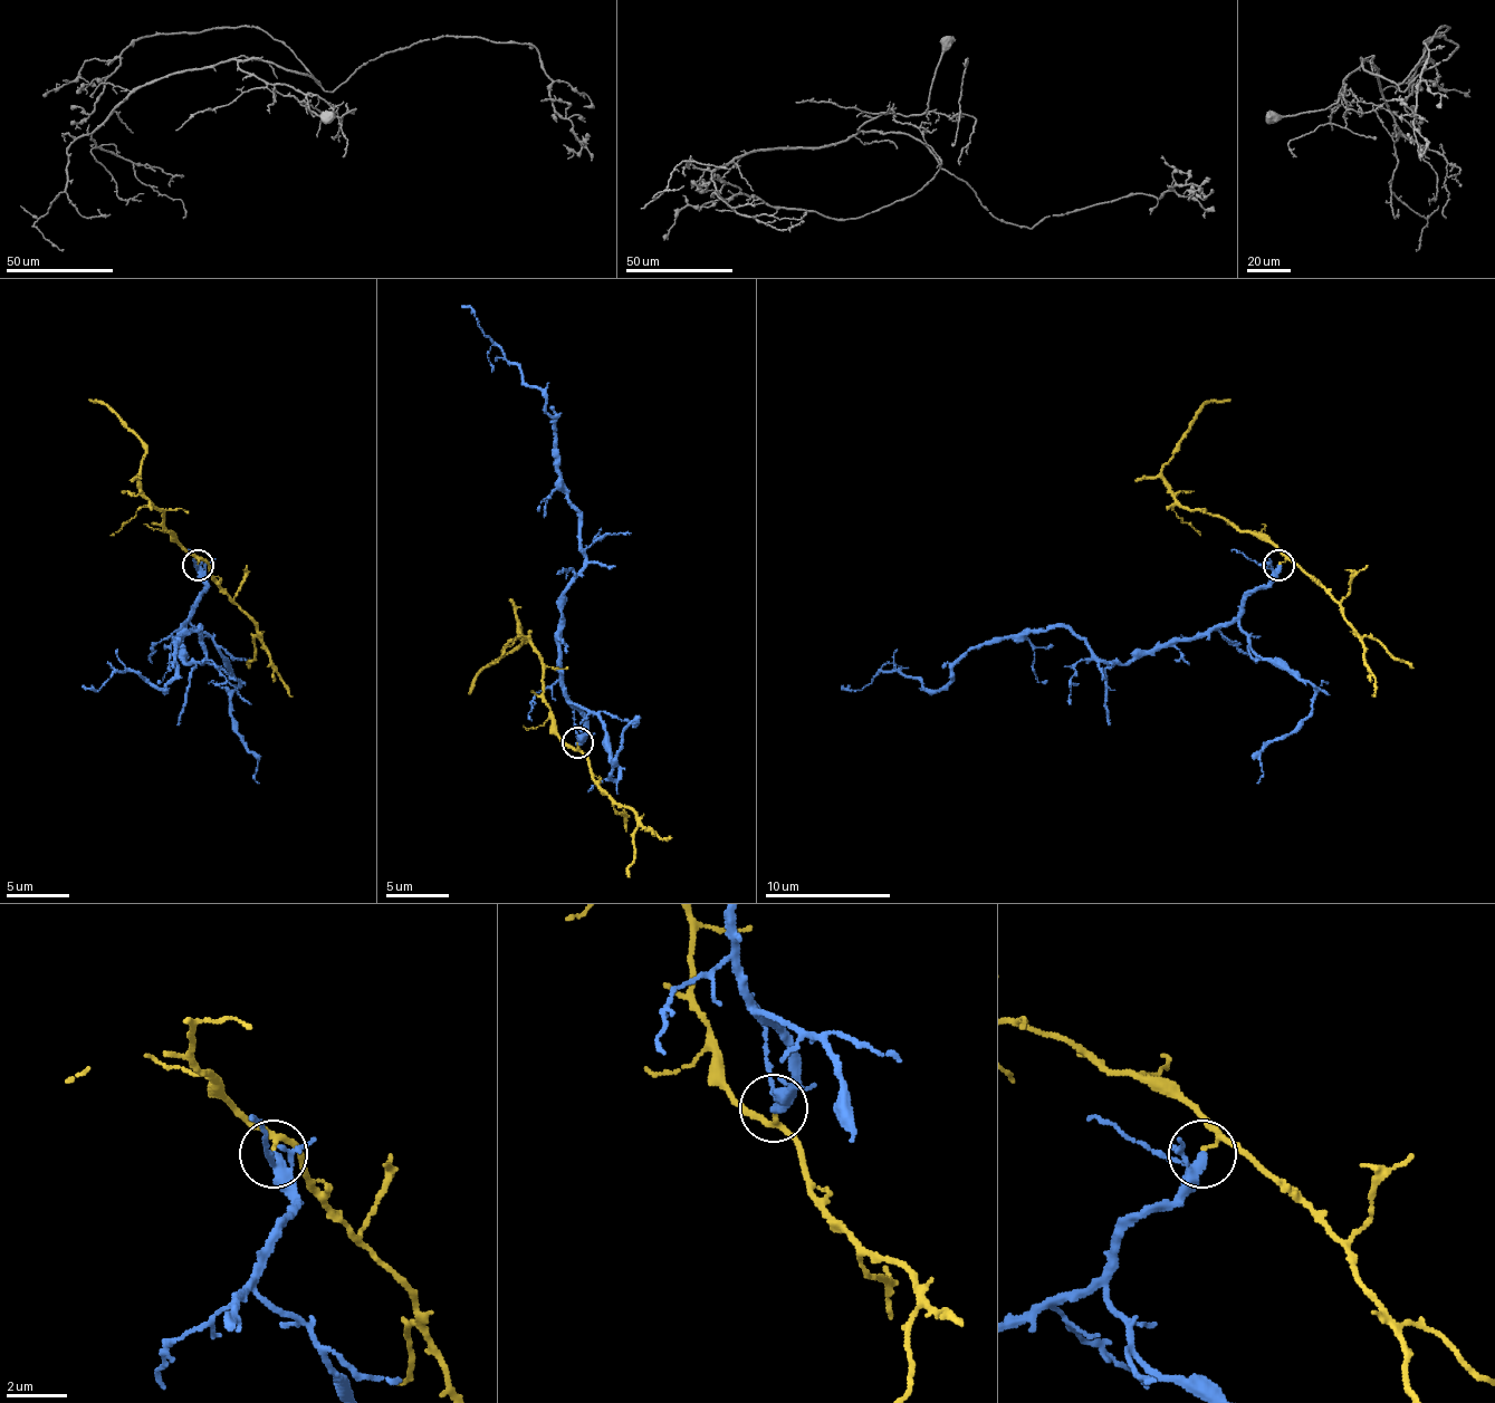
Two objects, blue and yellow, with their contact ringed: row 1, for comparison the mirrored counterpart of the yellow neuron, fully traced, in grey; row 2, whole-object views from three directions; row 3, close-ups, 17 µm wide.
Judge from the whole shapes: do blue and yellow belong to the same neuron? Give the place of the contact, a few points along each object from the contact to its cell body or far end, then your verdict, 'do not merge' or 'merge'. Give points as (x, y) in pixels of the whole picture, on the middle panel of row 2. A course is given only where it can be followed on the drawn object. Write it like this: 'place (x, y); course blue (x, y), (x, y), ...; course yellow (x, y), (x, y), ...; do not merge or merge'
place (577, 742); course blue (577, 742), (584, 717), (562, 691), (558, 634), (562, 596), (584, 561), (556, 416), (461, 306); course yellow (577, 742), (572, 748), (558, 736), (543, 698), (537, 647), (520, 625), (518, 644), (480, 672), (467, 694); do not merge

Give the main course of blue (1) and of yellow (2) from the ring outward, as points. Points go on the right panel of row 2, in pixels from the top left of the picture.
1: (1278, 566), (1227, 623), (1117, 664), (1047, 626), (975, 645), (933, 689), (899, 670), (842, 685)
2: (1278, 563), (1284, 556), (1272, 544), (1184, 506), (1161, 478), (1180, 436), (1208, 402), (1230, 399)

